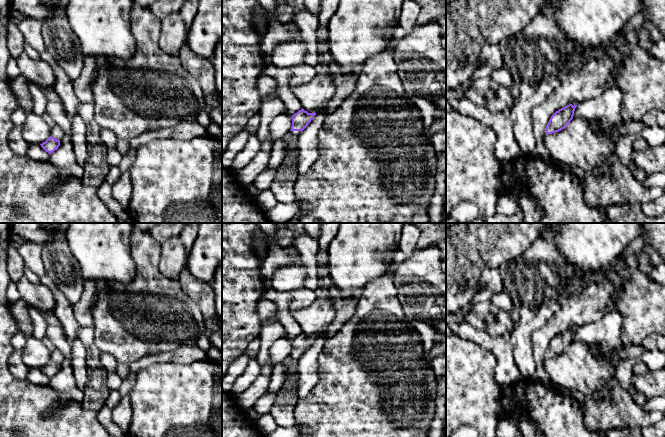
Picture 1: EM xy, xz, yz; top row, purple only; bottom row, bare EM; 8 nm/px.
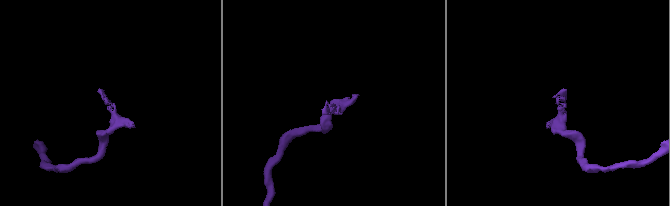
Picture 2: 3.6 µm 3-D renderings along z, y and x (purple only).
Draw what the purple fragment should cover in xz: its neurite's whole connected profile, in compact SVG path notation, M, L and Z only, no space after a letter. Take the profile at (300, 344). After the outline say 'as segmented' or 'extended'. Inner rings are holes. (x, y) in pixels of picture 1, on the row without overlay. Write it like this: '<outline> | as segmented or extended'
M303 332L299 334L292 340L292 350L290 357L294 360L299 360L299 358L308 350L315 339L315 336L308 337Z | extended

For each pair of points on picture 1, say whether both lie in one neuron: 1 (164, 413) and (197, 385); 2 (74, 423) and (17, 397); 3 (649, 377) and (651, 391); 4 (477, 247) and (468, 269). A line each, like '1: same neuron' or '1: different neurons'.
1: same neuron
2: same neuron
3: same neuron
4: same neuron

